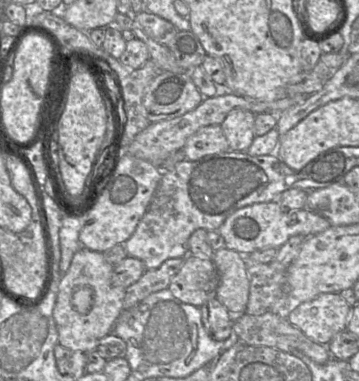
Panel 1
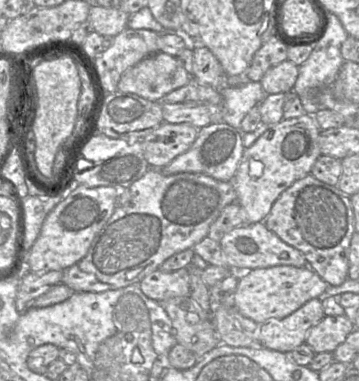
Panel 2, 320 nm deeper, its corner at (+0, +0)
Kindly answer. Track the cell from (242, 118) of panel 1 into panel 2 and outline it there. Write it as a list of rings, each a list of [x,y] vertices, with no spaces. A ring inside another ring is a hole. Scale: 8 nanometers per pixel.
[[[225,122],[214,123],[198,129],[198,135],[188,151],[180,154],[160,169],[163,175],[202,173],[219,181],[232,181],[244,152],[243,132]]]

